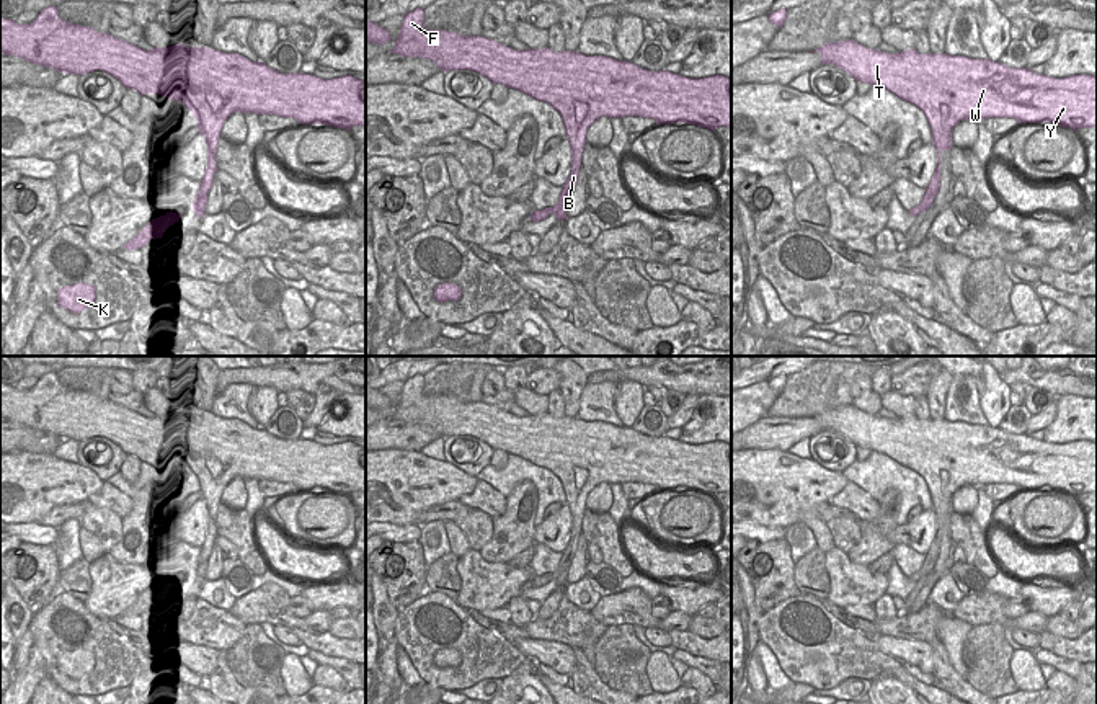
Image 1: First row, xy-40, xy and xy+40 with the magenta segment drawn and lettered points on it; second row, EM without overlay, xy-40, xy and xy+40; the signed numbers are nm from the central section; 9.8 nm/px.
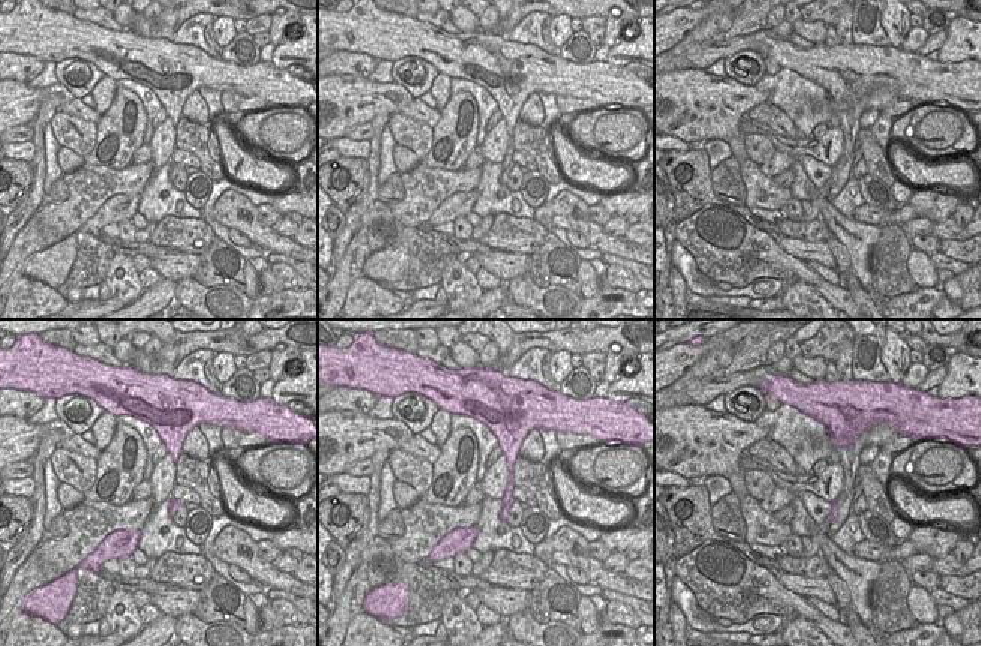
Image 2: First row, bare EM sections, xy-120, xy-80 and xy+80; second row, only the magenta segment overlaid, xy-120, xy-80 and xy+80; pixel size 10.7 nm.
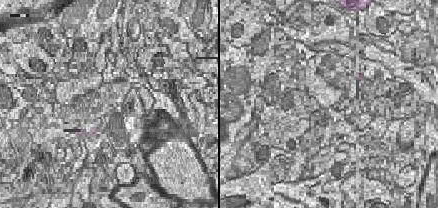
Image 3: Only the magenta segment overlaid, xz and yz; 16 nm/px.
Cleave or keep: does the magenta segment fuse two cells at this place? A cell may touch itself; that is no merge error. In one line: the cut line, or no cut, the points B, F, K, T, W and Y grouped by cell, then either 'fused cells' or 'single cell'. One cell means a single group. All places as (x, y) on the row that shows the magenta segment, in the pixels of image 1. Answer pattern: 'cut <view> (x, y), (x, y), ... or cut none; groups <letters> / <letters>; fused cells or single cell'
cut none; groups B F K T W Y; single cell

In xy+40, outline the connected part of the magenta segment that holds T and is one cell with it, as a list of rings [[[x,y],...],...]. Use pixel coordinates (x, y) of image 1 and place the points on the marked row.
[[[854,39],[826,42],[810,52],[819,52],[823,64],[882,87],[926,114],[937,168],[911,216],[932,206],[940,188],[940,152],[952,149],[952,131],[963,119],[1014,118],[1020,124],[1051,123],[1071,131],[1097,127],[1097,77],[1092,75],[1055,78],[999,60],[919,54],[916,49],[890,54]]]

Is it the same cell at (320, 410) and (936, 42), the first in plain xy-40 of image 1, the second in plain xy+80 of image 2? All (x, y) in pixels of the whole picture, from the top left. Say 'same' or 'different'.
same

